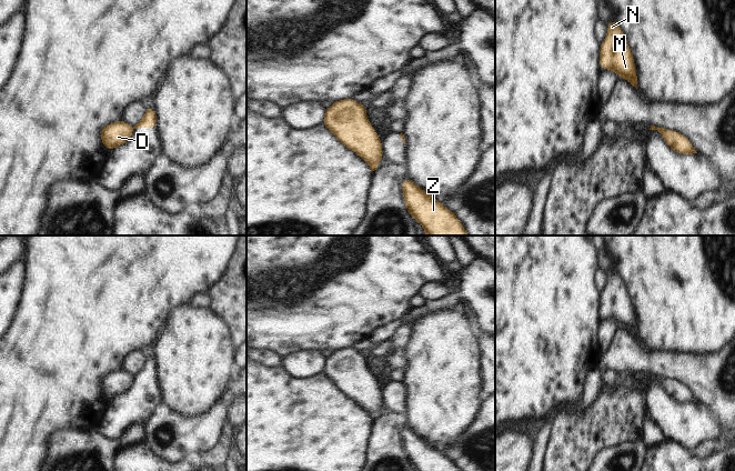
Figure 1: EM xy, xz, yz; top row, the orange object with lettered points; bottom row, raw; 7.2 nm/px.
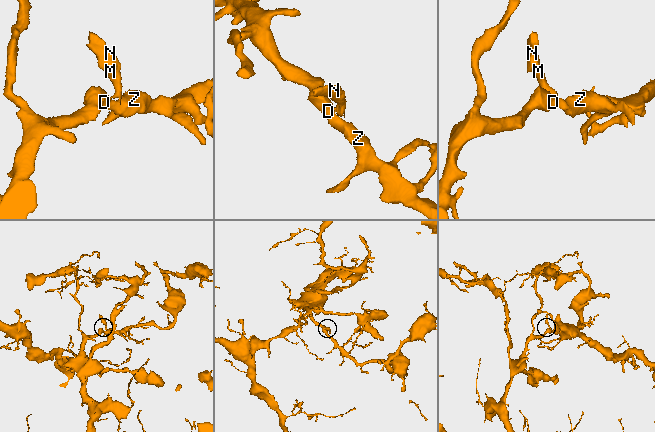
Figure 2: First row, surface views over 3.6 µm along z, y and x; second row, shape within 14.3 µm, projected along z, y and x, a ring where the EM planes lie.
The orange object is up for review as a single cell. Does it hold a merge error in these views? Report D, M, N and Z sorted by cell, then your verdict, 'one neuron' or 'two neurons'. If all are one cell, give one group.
D Z / M N | two neurons

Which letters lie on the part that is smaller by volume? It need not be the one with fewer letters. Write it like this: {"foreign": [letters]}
{"foreign": ["M", "N"]}

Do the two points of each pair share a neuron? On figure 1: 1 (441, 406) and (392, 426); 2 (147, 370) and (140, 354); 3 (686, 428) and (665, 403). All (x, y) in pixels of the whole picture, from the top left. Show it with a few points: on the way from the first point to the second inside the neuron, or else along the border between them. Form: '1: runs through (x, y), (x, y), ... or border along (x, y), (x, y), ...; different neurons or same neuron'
1: border along (404, 413), (406, 418), (405, 426); different neurons
2: border along (148, 354), (144, 363), (132, 376); different neurons
3: runs through (681, 422), (667, 409); same neuron

